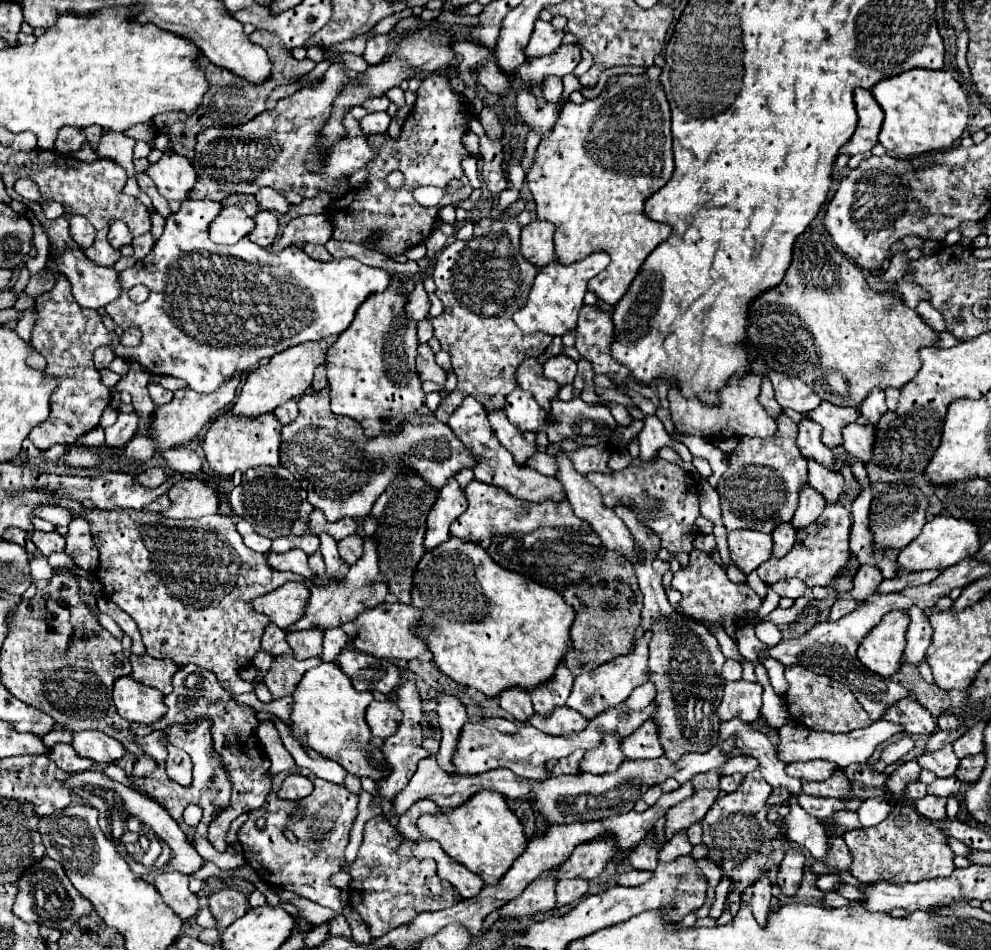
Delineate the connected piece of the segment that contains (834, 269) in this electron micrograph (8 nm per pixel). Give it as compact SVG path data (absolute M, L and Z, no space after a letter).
M804 231L798 239L796 239L796 245L794 245L794 259L786 271L786 277L782 279L782 283L766 293L762 293L758 299L754 299L754 303L750 305L750 315L748 315L750 323L748 323L748 347L750 347L750 353L754 355L754 363L752 363L752 373L756 373L758 377L764 377L768 371L780 371L784 375L790 375L790 377L798 377L802 379L808 387L812 387L818 397L822 401L830 401L834 405L850 405L854 409L860 407L860 401L864 401L868 397L868 393L872 389L888 389L888 387L894 387L894 389L902 389L920 369L920 357L918 357L918 351L922 347L936 347L938 345L938 339L940 339L940 333L934 331L932 327L928 327L916 311L908 309L898 293L874 293L864 275L862 275L862 269L858 265L854 265L852 261L848 261L832 243L832 237L824 235L824 233L816 233L816 231Z

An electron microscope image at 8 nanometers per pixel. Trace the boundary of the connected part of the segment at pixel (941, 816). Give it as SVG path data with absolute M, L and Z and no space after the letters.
M926 795L918 801L914 801L916 811L930 819L930 821L944 821L946 819L946 799L944 797L934 797L934 795Z

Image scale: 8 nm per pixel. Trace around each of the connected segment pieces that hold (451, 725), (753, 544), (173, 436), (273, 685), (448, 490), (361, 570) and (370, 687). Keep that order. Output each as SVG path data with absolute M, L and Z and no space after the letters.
M438 695L438 725L442 731L442 743L440 743L440 751L436 755L438 765L448 773L454 775L456 769L452 765L452 757L454 757L454 749L458 743L458 737L462 733L464 723L468 721L466 717L466 707L462 705L460 699L452 697L452 695Z
M730 531L728 551L734 565L744 573L752 573L772 555L772 535L760 531Z
M236 373L230 381L226 381L226 385L220 385L214 393L202 395L202 393L194 393L192 389L182 389L174 395L174 401L168 405L162 405L156 409L156 415L152 417L152 431L148 437L144 435L136 435L126 447L124 453L120 453L122 461L130 461L130 459L138 459L138 461L148 461L158 447L162 449L170 449L170 447L180 447L180 445L188 445L190 441L196 439L196 435L204 429L204 425L210 423L210 419L220 413L220 409L226 409L232 405L234 395L236 395L236 387L240 383L240 375Z
M282 655L282 657L274 657L272 661L272 669L268 671L268 675L264 677L264 685L268 687L268 691L272 693L272 699L280 699L286 695L292 695L292 691L296 689L296 685L300 683L302 675L310 669L316 667L320 663L318 657L306 659L306 661L298 661L292 655Z
M450 479L442 489L440 495L434 503L434 509L428 515L428 529L426 529L426 539L424 547L426 551L442 545L450 535L448 529L452 521L456 521L464 511L466 511L466 497L456 483L456 479Z
M374 539L366 541L364 555L358 559L358 563L354 563L350 567L344 581L328 581L326 587L312 585L310 593L312 595L306 605L304 617L300 621L296 621L294 625L290 625L286 631L302 631L302 629L310 629L310 627L318 627L318 629L326 631L332 627L340 627L346 621L354 621L354 617L358 617L358 613L362 613L362 609L372 609L374 605L380 605L388 595L388 587L378 569L378 553L376 553Z
M342 651L334 663L352 679L354 689L390 693L400 679L400 669L388 659L370 657L358 651Z

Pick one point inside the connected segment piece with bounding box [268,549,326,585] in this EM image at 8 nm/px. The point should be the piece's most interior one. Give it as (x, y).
(295, 561)

